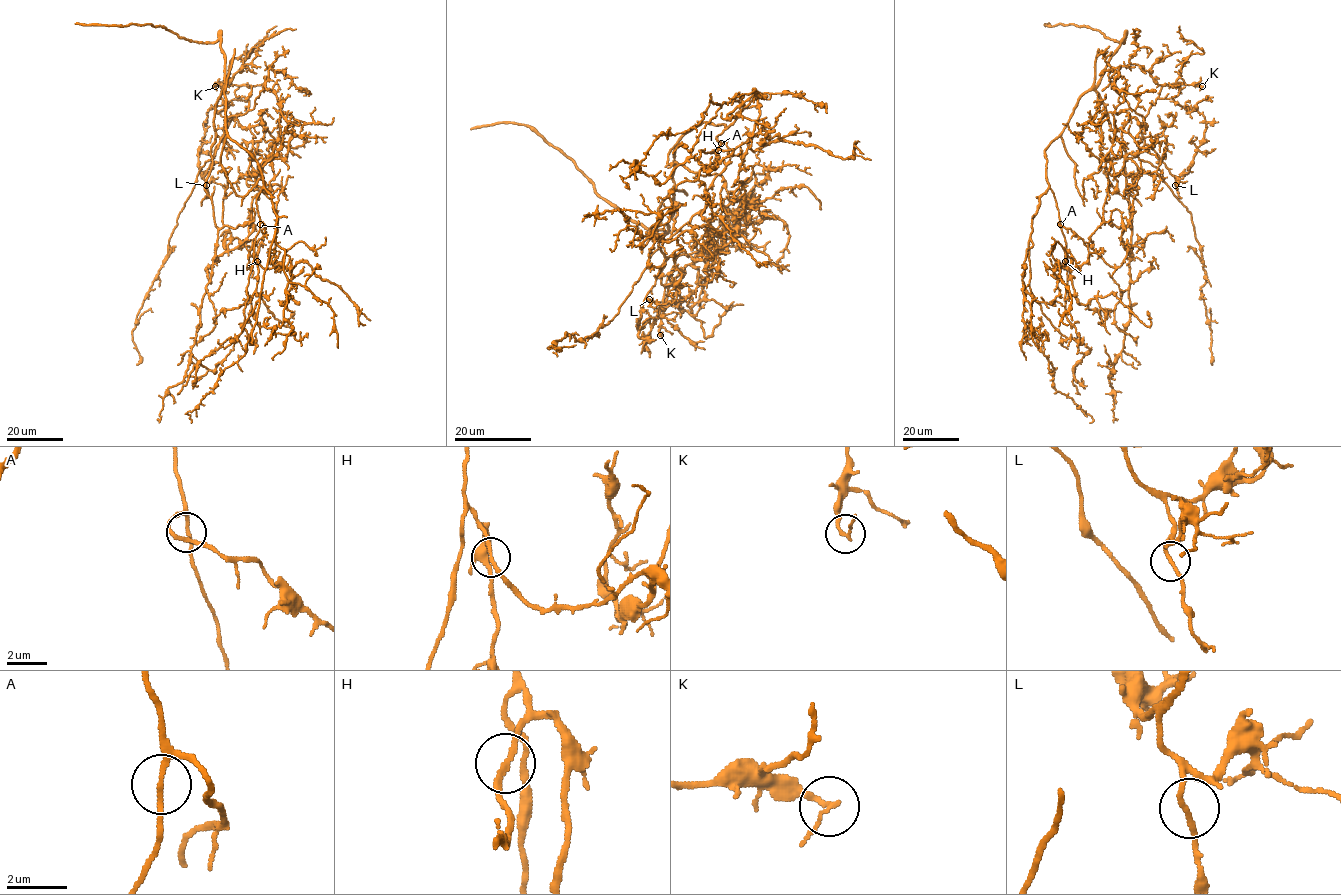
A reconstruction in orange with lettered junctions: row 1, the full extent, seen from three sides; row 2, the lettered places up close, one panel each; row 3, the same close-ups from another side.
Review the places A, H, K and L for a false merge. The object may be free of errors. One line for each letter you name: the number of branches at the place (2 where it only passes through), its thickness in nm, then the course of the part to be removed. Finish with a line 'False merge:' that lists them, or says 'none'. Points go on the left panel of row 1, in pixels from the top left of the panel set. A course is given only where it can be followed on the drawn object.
False merge: none

